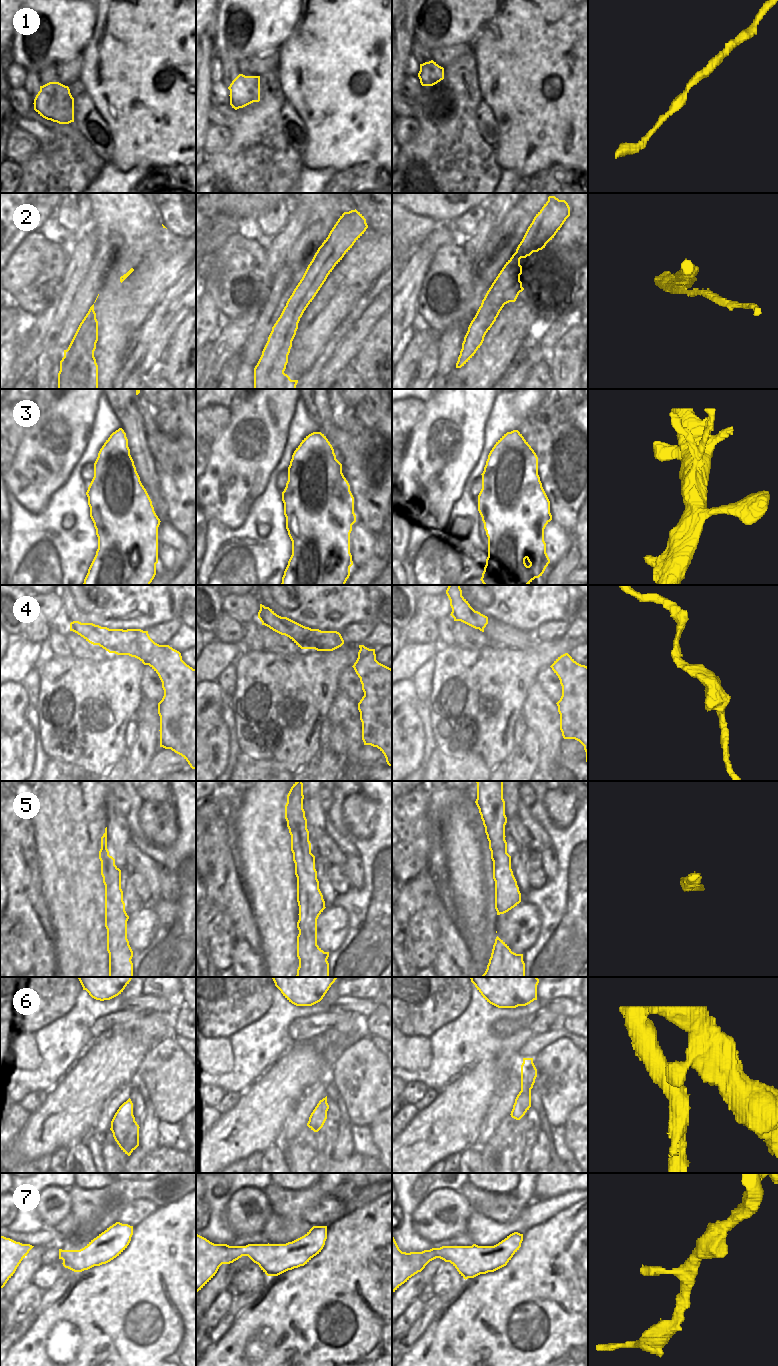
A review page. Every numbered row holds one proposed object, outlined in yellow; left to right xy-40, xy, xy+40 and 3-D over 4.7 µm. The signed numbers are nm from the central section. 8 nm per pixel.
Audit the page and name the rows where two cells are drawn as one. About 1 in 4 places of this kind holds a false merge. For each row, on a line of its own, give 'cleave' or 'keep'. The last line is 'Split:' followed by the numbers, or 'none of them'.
1: keep
2: cleave
3: keep
4: keep
5: keep
6: keep
7: keep
Split: 2

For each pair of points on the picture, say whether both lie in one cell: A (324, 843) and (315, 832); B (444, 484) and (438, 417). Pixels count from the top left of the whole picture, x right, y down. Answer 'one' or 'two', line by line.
A: two
B: one

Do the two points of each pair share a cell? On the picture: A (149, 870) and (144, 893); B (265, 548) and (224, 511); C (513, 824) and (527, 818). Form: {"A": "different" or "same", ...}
{"A": "different", "B": "different", "C": "different"}

